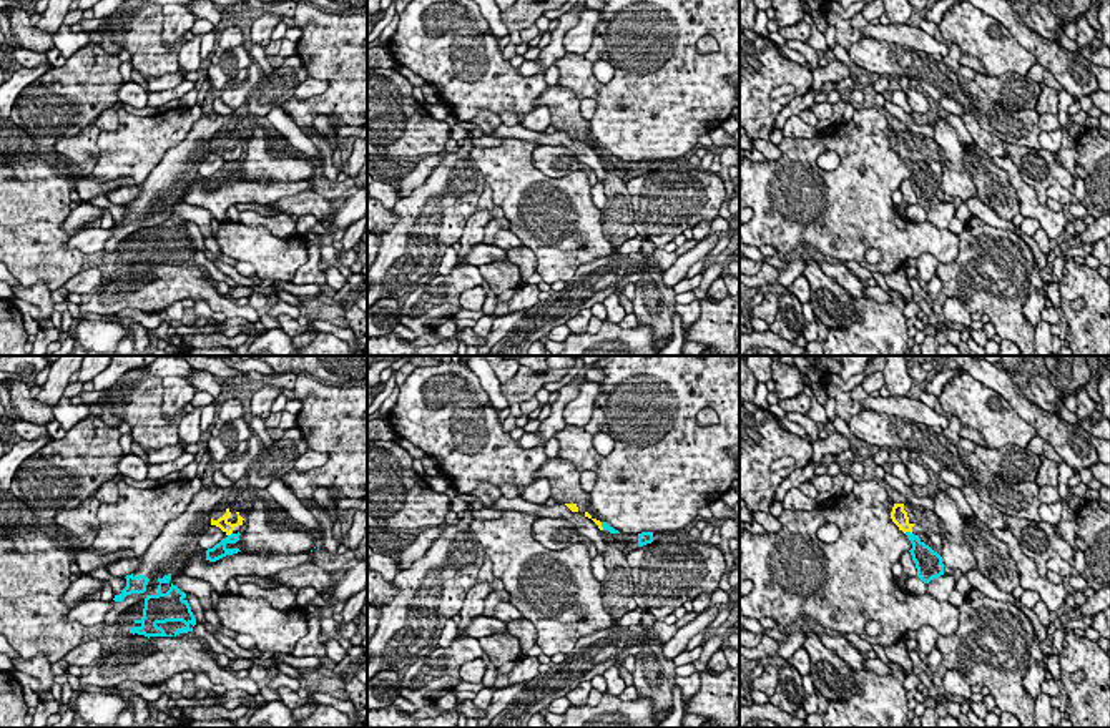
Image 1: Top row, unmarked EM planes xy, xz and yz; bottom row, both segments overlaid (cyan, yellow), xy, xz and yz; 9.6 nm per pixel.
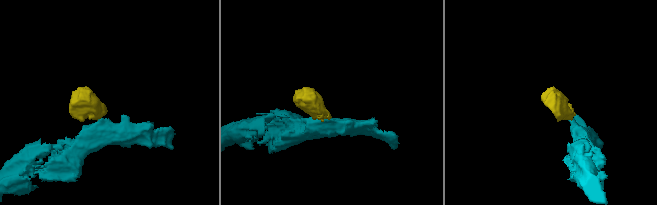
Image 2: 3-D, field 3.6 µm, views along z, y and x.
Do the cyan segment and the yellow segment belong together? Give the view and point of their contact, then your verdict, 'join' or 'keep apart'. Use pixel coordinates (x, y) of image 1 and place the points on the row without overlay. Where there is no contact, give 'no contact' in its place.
contact yz (908, 160); keep apart

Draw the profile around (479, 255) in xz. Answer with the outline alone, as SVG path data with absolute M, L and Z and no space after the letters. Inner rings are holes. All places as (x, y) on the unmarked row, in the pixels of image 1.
M485 243L475 244L470 254L467 256L467 263L470 263L472 266L482 266L487 263L503 261L503 259L505 259L503 249Z

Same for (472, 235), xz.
M487 209L477 211L467 219L465 229L459 241L460 249L457 254L457 264L469 264L467 256L470 254L475 244L484 243L484 234L485 234L484 229L490 221L492 221L492 214Z

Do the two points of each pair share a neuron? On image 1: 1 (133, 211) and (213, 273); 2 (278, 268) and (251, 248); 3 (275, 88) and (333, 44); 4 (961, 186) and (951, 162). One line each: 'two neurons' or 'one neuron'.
1: two neurons
2: one neuron
3: two neurons
4: one neuron

